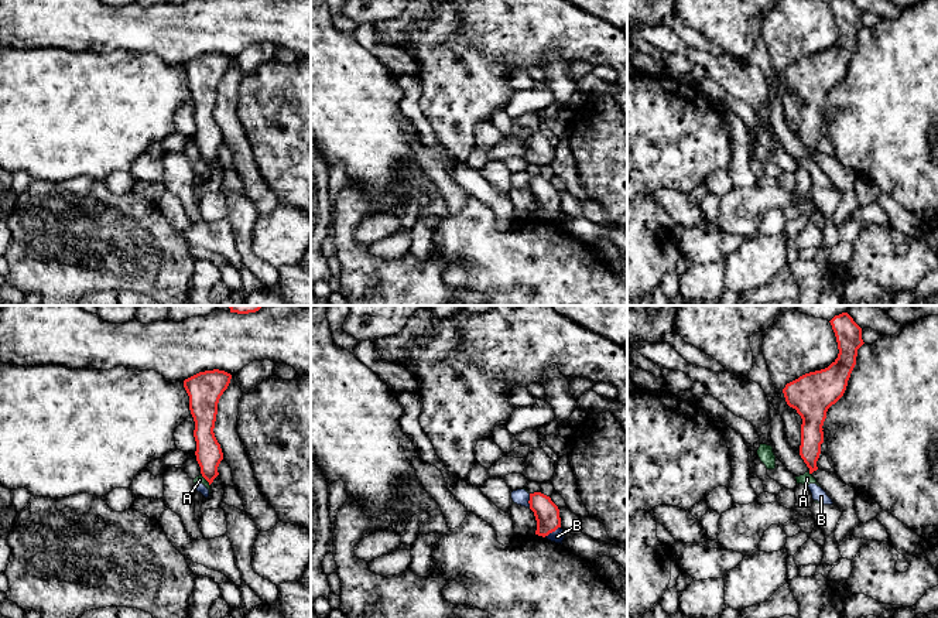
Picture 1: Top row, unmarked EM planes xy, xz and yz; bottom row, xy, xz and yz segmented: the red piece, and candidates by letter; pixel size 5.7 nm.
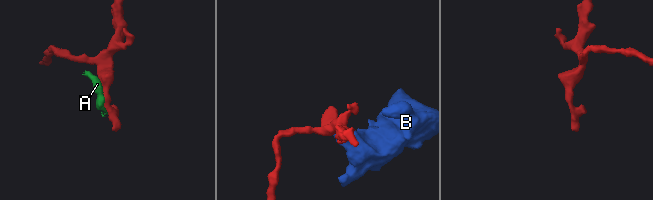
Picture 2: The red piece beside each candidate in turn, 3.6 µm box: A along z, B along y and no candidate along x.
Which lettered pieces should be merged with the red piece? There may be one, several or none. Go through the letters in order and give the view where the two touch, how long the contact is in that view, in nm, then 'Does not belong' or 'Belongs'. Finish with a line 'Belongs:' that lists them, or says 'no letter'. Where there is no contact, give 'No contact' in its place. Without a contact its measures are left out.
A: Touches red in xy. Shared border 80 nm. Does not belong
B: Touches red in xz. Shared border 110 nm. Does not belong
Belongs: no letter

